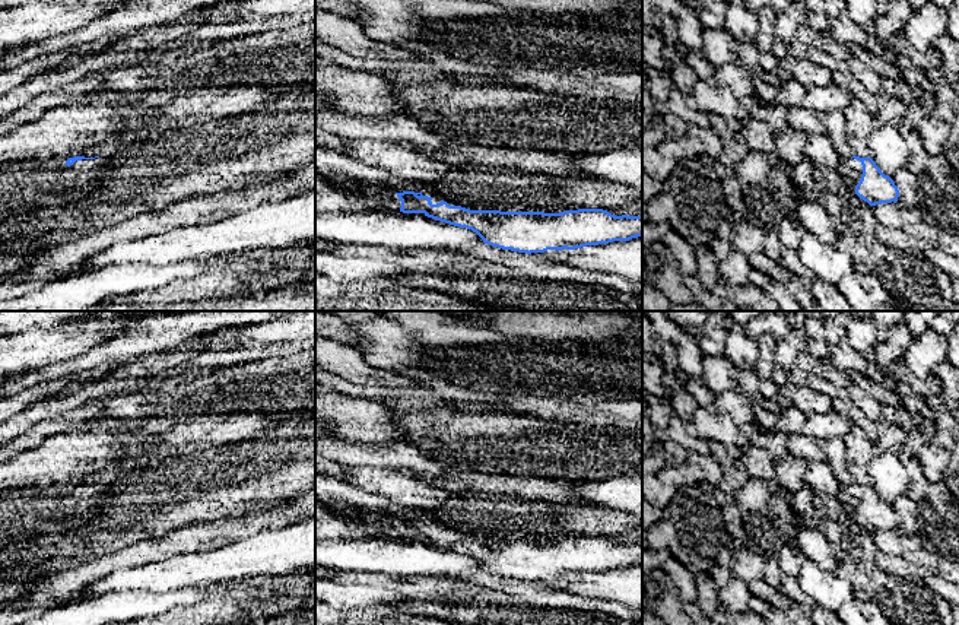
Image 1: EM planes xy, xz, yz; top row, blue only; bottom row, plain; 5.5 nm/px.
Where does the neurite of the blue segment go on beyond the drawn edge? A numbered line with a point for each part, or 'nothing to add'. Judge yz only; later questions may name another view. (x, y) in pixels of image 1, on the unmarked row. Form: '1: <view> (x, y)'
1: yz (851, 497)

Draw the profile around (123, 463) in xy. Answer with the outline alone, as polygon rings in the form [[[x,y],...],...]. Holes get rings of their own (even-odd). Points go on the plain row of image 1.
[[[203,413],[184,421],[175,421],[172,428],[158,435],[158,441],[149,450],[136,448],[134,456],[120,456],[114,464],[82,478],[76,483],[95,485],[111,483],[124,472],[158,466],[168,457],[201,456],[213,450],[248,440],[258,440],[260,434],[277,419],[267,413]]]

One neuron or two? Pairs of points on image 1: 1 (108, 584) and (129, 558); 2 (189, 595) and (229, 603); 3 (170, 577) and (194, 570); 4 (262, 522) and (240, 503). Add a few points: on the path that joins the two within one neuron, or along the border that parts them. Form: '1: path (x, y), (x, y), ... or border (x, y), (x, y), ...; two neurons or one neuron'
1: border (108, 574), (78, 590); two neurons
2: border (238, 590), (210, 593), (196, 605); two neurons
3: path (175, 573), (189, 570); one neuron
4: border (245, 513), (229, 519); two neurons

